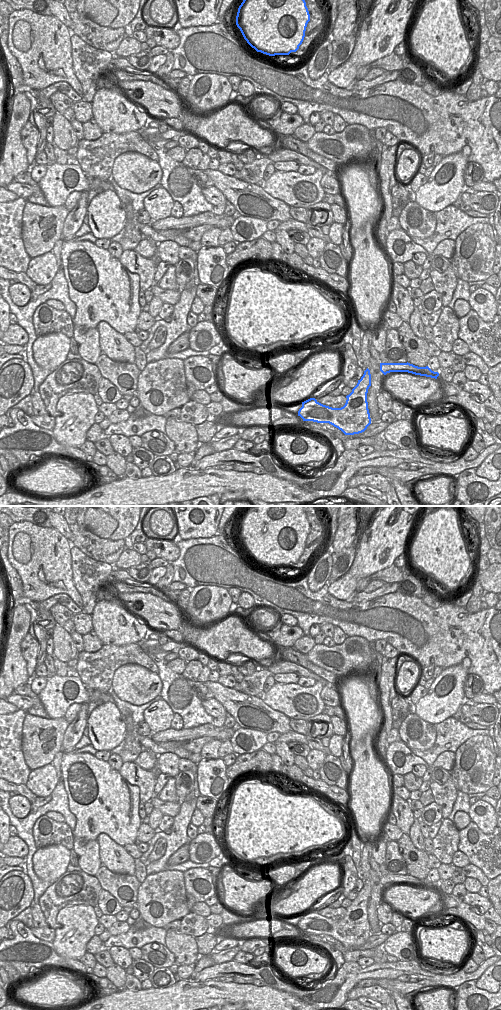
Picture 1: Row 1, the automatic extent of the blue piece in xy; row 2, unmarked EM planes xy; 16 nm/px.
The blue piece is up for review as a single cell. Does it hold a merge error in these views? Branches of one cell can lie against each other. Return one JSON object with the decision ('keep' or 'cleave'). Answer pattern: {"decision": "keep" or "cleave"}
{"decision": "cleave"}

